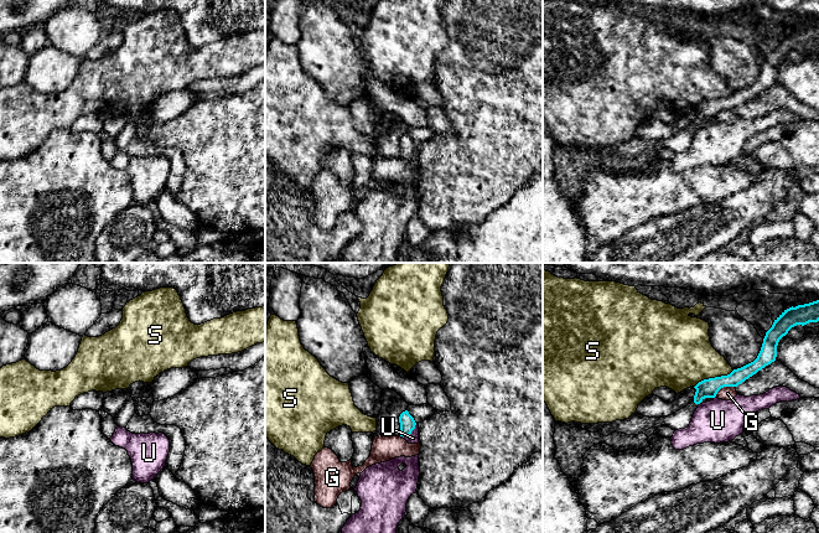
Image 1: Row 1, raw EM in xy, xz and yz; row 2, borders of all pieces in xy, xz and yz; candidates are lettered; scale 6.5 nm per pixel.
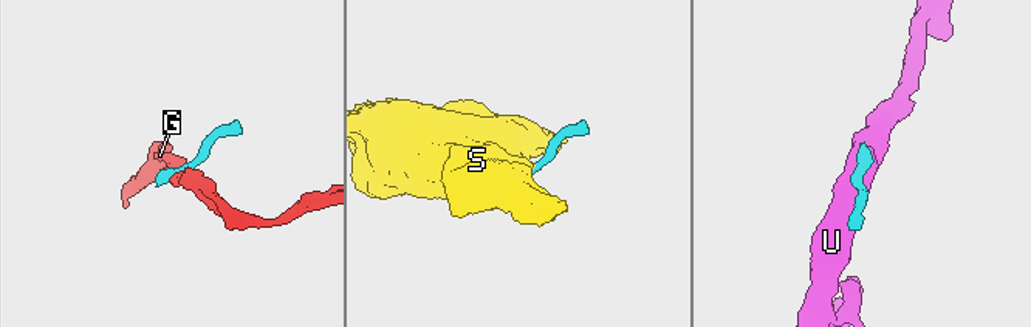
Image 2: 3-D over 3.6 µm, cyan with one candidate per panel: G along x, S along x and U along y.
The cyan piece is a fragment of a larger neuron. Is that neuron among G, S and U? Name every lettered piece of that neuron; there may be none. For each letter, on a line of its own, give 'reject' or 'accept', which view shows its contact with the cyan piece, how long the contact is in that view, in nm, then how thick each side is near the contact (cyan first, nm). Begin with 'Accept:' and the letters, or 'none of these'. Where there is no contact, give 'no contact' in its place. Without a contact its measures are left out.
Accept: none of these
G: reject; contact in yz; length 150 nm; calibres 130 and 100 nm
S: reject; contact in yz; length 280 nm; calibres 130 and 400 nm
U: reject; contact in xz; length 130 nm; calibres 100 and 70 nm

